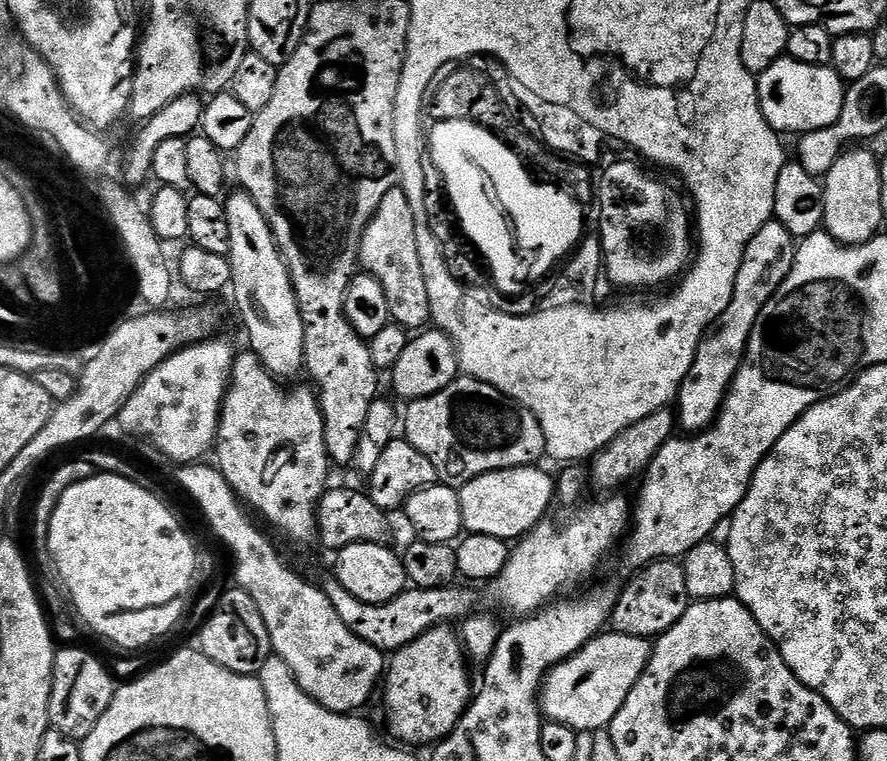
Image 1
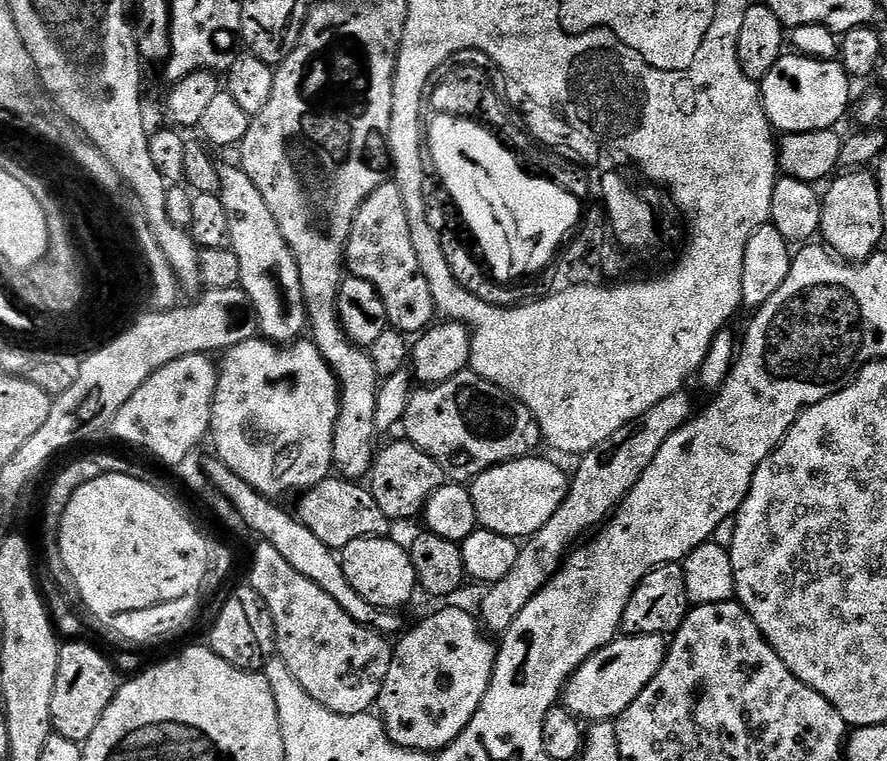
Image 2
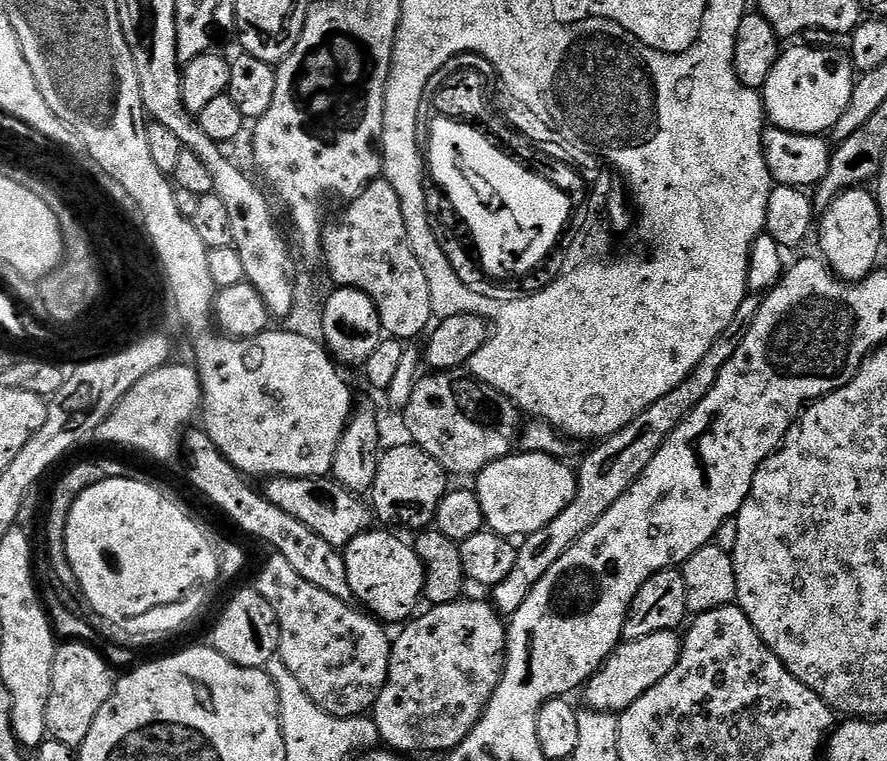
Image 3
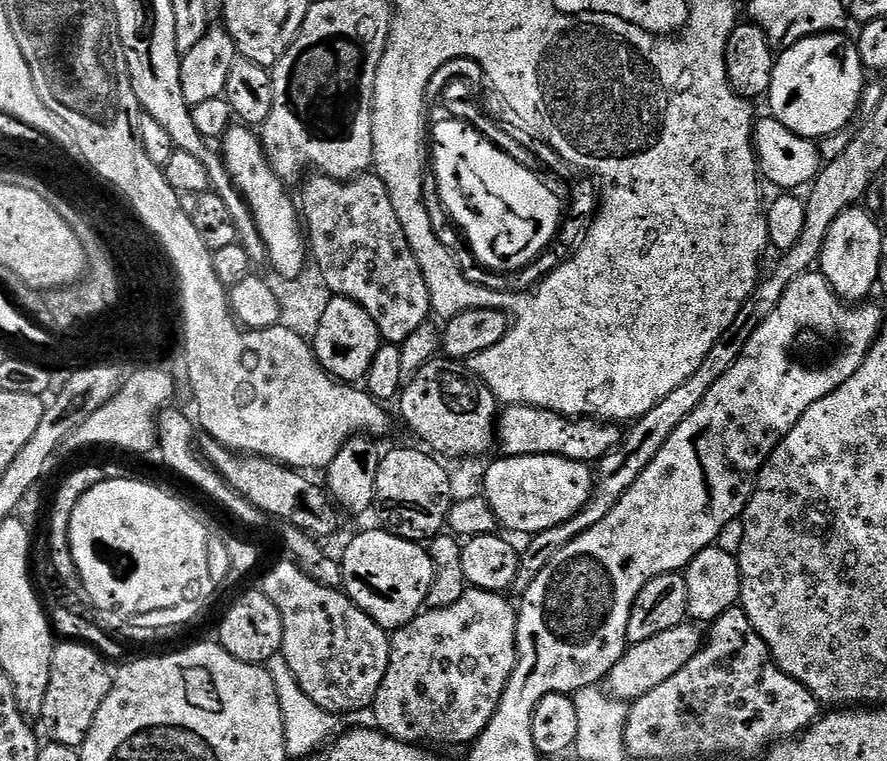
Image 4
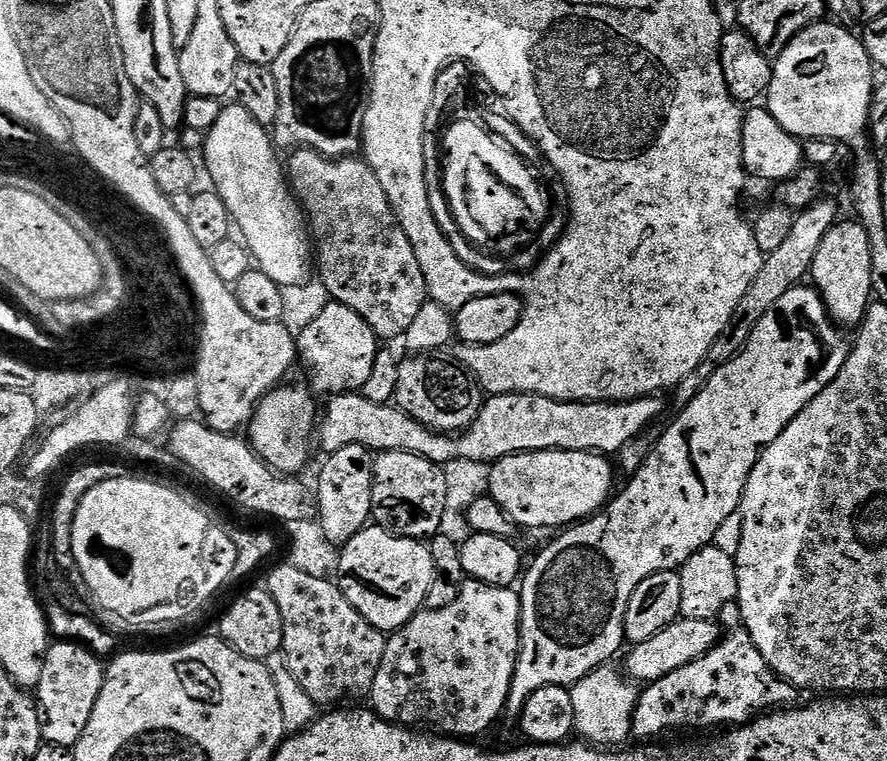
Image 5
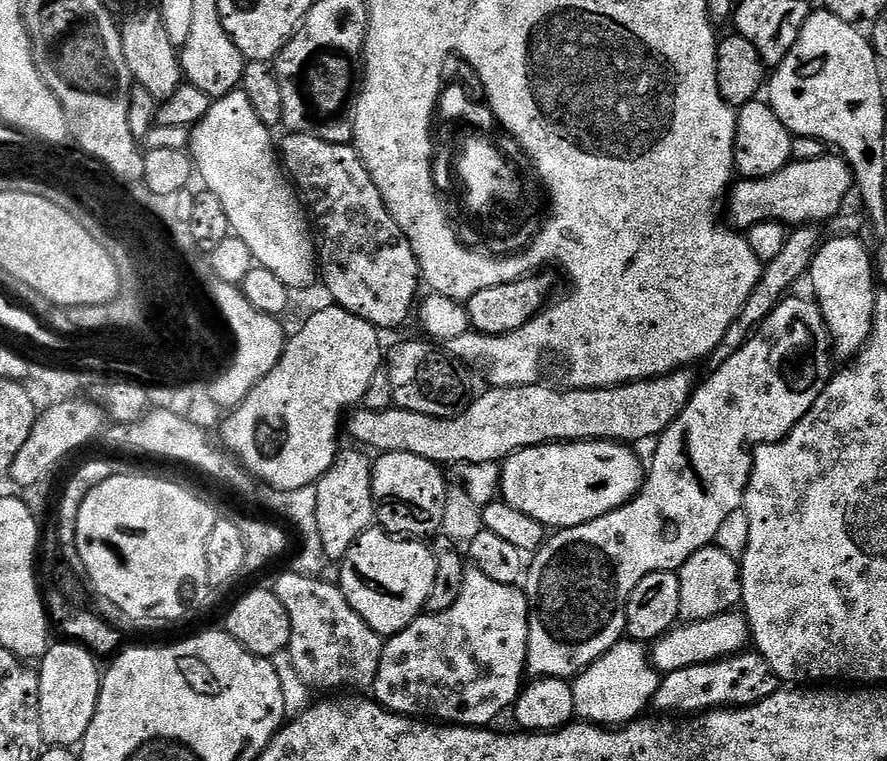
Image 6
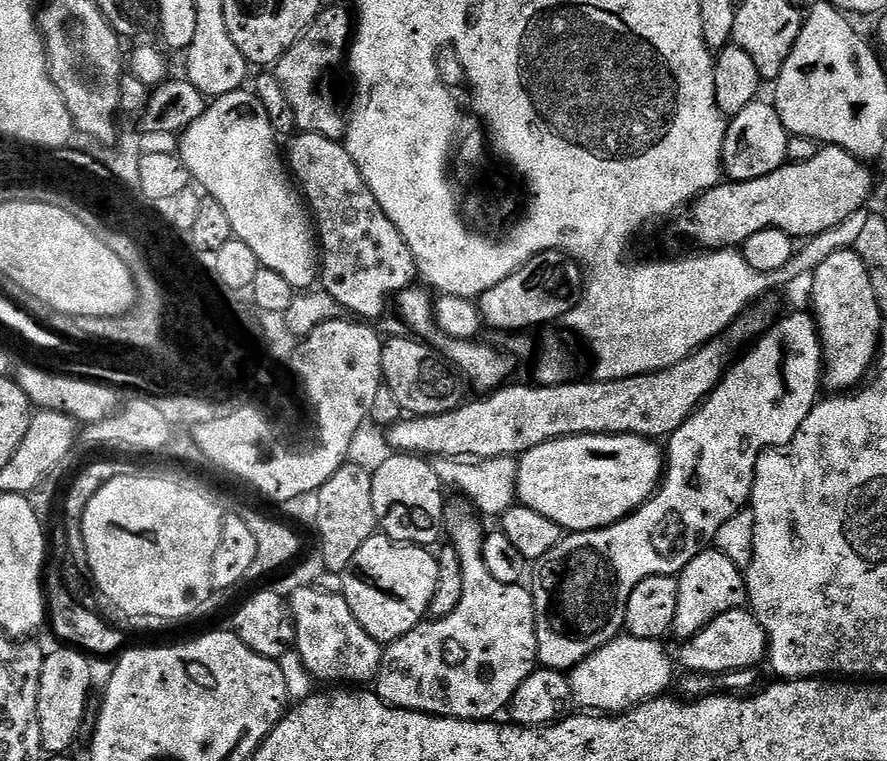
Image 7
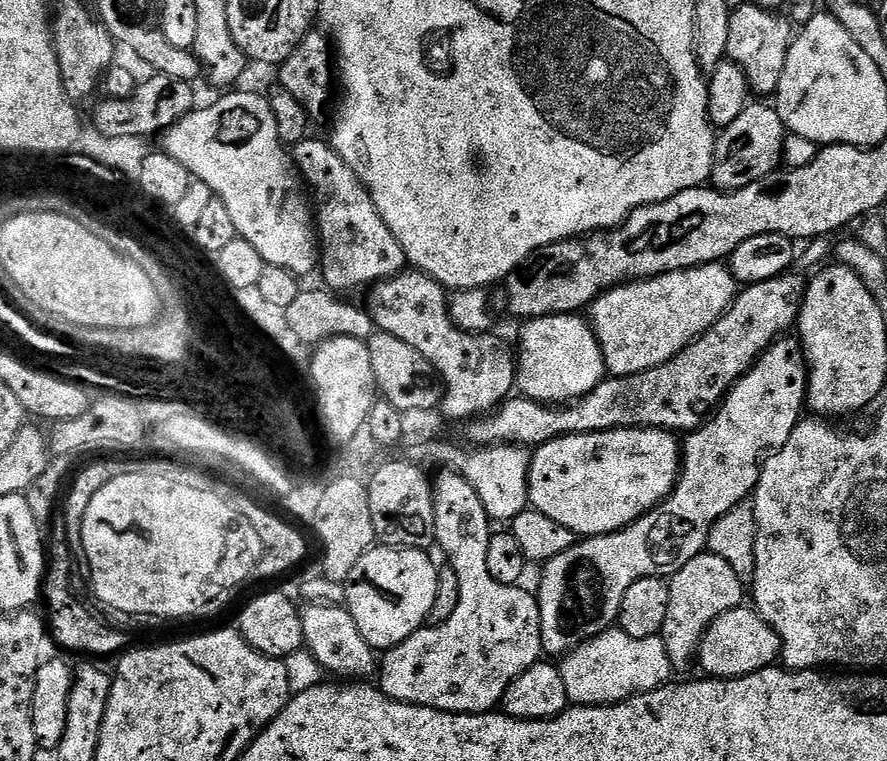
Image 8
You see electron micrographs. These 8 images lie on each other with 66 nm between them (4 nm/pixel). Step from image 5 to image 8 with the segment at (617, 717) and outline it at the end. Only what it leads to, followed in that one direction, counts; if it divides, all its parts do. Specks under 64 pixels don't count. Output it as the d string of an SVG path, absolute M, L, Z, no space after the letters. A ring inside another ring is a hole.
M619 630L603 632L563 657L559 665L562 682L566 682L569 701L576 706L618 704L643 692L669 683L674 669L660 636L630 638Z

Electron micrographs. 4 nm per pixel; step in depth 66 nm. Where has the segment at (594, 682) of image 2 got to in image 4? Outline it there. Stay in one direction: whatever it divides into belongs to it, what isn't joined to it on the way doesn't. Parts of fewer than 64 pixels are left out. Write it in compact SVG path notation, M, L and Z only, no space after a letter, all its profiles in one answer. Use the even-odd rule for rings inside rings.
M685 622L674 626L674 630L665 630L662 634L654 634L654 638L646 638L646 642L631 645L625 651L624 657L612 667L612 673L606 678L606 688L617 700L635 702L641 700L654 686L662 686L666 678L674 678L694 654L698 654L706 639L703 631L699 632L697 625Z

